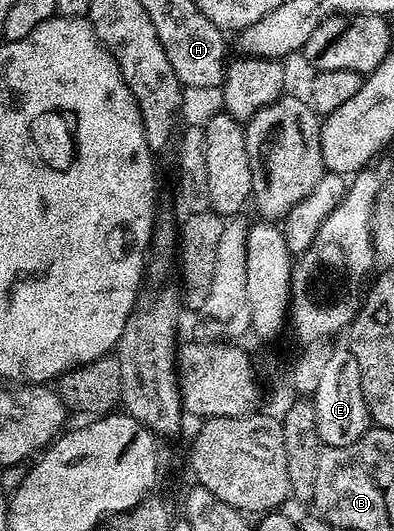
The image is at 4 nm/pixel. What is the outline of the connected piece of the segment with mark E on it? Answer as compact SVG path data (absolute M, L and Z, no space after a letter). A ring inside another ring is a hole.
M340 346L337 352L328 352L323 377L319 380L314 395L317 416L317 433L324 446L350 446L350 442L358 442L362 434L368 431L370 421L366 410L366 398L362 398L362 382L358 374L358 362L354 362L354 354L347 347Z

